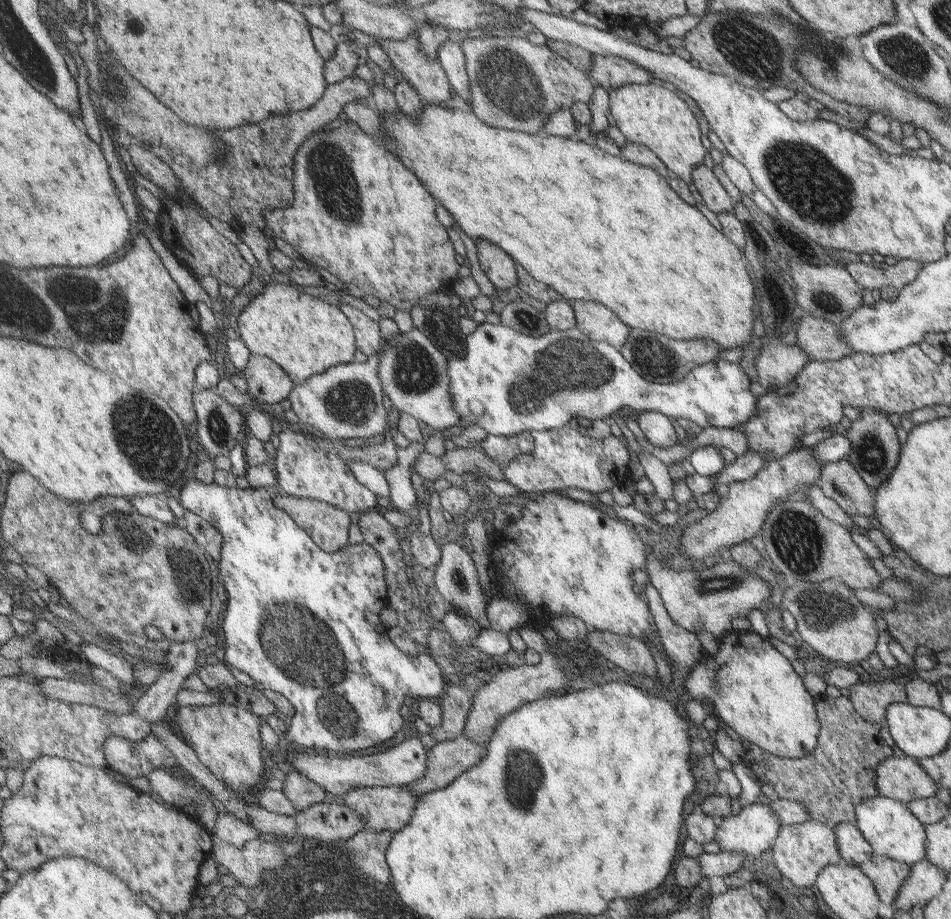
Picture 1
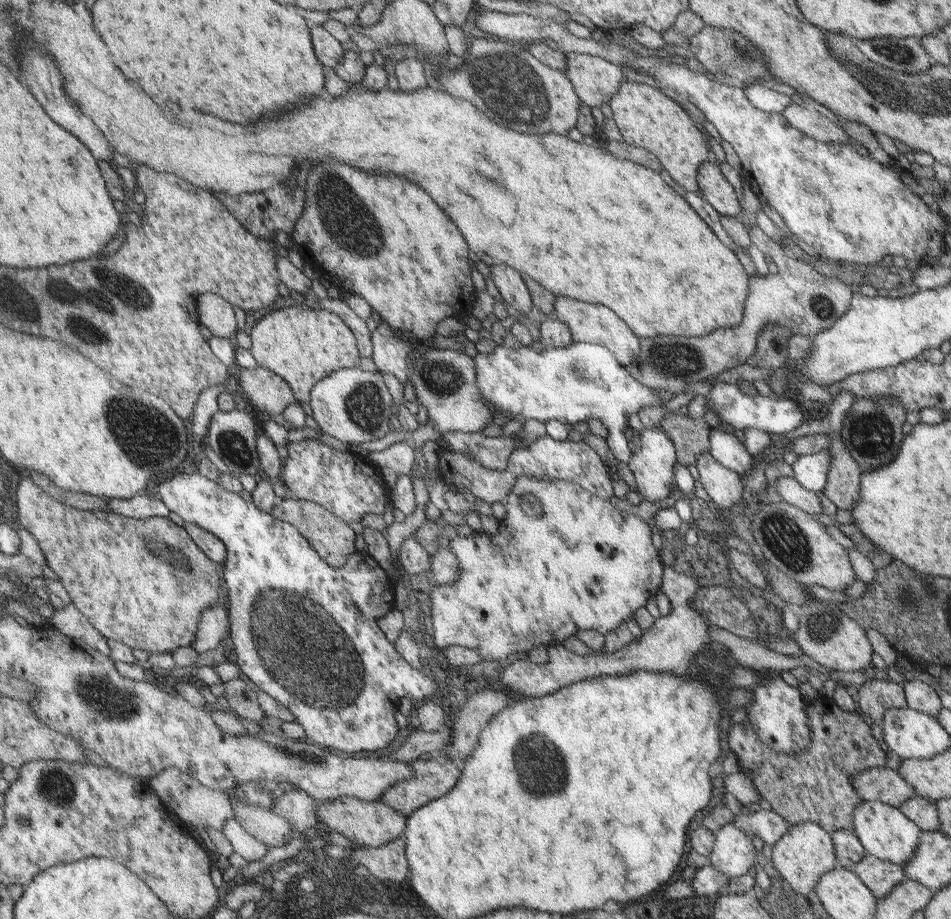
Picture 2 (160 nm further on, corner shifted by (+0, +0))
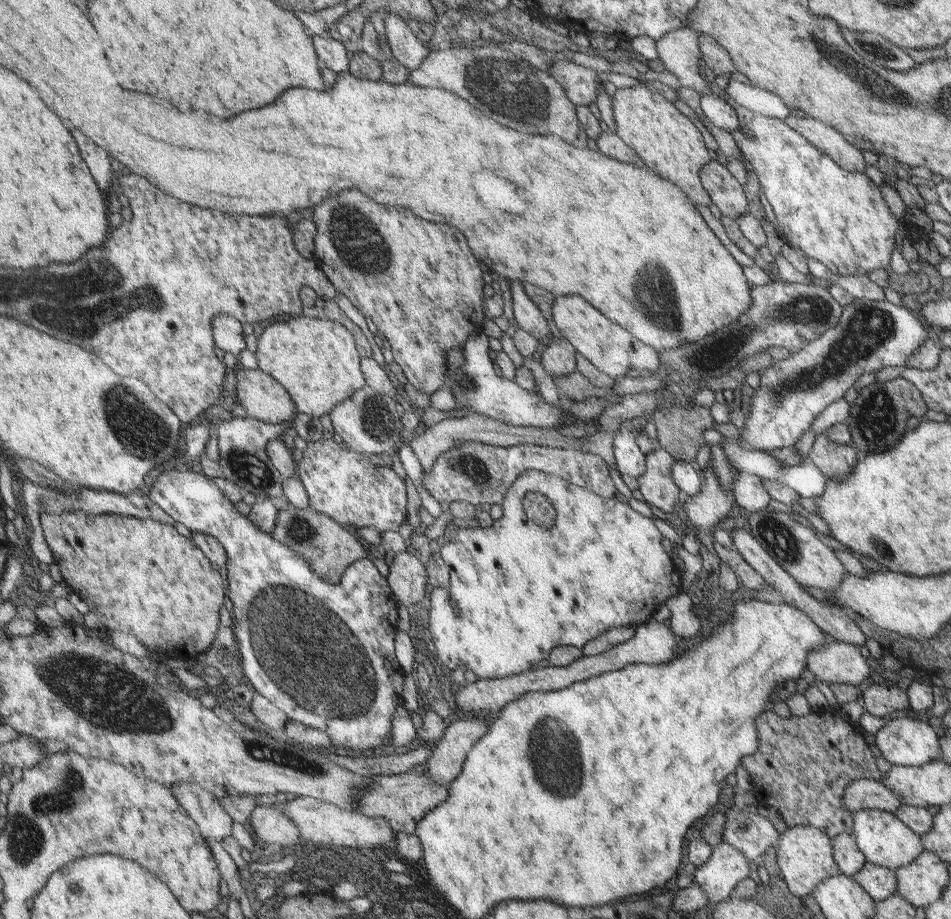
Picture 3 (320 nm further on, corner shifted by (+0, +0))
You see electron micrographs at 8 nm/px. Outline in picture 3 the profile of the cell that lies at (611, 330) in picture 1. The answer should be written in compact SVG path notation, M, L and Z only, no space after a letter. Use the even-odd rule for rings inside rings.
M581 296L554 297L551 314L553 324L561 336L588 363L591 363L598 371L611 379L631 373L632 370L649 370L653 373L661 364L658 359L659 352L644 345L631 332L603 316L594 305L591 305Z

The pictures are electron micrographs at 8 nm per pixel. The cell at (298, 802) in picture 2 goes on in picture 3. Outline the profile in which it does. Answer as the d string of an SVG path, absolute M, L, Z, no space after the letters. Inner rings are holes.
M259 805L250 824L263 845L279 844L283 852L292 851L301 838L299 827L282 812L282 808L275 806Z

